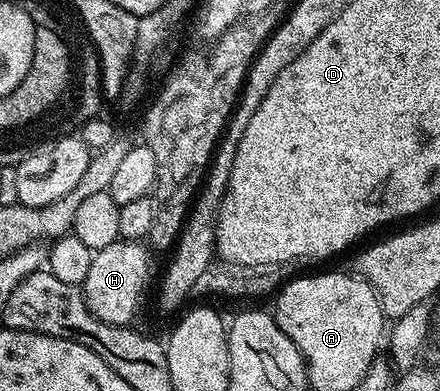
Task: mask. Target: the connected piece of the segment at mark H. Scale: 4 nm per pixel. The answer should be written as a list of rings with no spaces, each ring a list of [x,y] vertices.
[[[127,240],[115,242],[93,253],[90,272],[86,272],[82,289],[90,312],[94,312],[98,320],[115,326],[132,326],[135,323],[140,301],[144,298],[144,285],[148,282],[148,254],[149,247],[143,241]]]

